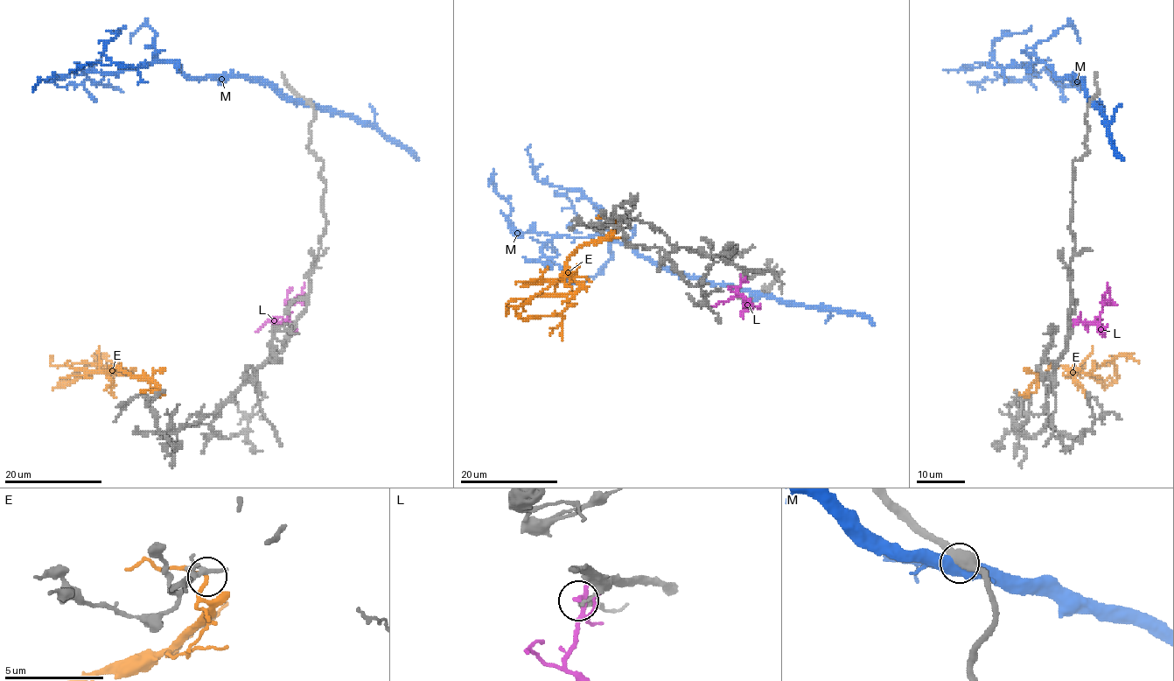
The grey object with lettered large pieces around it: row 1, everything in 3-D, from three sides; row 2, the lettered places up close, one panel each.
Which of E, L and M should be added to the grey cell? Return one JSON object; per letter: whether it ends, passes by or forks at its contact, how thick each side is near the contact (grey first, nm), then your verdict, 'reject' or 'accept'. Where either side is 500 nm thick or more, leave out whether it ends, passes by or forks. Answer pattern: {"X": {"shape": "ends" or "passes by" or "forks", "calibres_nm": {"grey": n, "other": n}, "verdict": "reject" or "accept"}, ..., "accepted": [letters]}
{"E": {"shape": "passes by", "calibres_nm": {"grey": 240, "other": 160}, "verdict": "reject"}, "L": {"shape": "passes by", "calibres_nm": {"grey": 110, "other": 180}, "verdict": "reject"}, "M": {"calibres_nm": {"grey": 500, "other": 550}, "verdict": "reject"}, "accepted": []}

